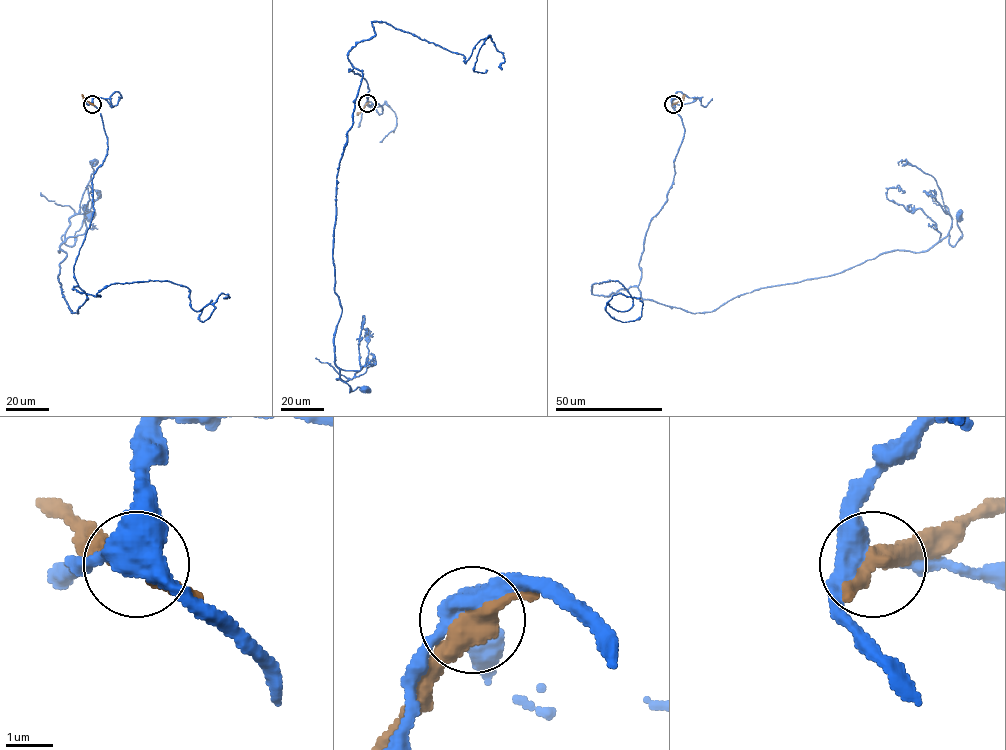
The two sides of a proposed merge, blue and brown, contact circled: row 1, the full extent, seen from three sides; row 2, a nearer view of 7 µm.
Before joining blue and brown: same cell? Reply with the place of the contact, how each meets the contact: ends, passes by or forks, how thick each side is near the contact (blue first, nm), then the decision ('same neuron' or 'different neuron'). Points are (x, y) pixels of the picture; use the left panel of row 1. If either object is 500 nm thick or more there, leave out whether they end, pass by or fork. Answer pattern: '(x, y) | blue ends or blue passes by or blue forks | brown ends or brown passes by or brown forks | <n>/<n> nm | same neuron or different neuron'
(92, 104) | blue forks | brown passes by | 480/440 nm | different neuron

